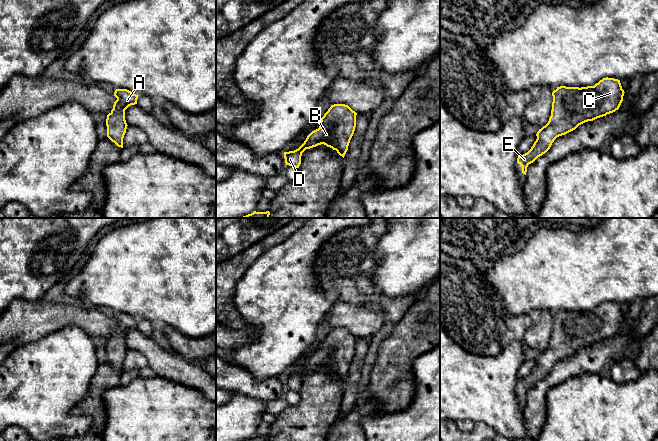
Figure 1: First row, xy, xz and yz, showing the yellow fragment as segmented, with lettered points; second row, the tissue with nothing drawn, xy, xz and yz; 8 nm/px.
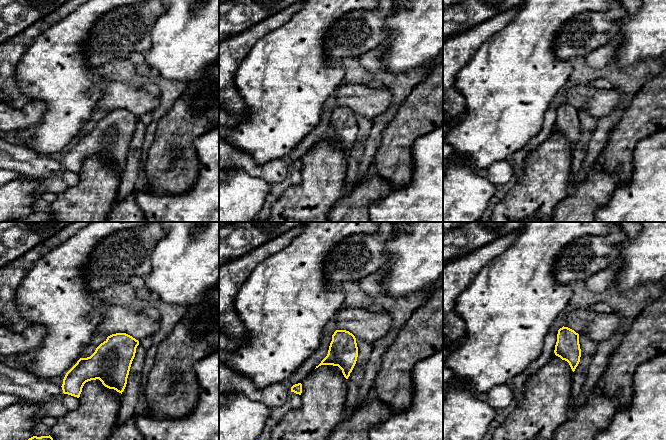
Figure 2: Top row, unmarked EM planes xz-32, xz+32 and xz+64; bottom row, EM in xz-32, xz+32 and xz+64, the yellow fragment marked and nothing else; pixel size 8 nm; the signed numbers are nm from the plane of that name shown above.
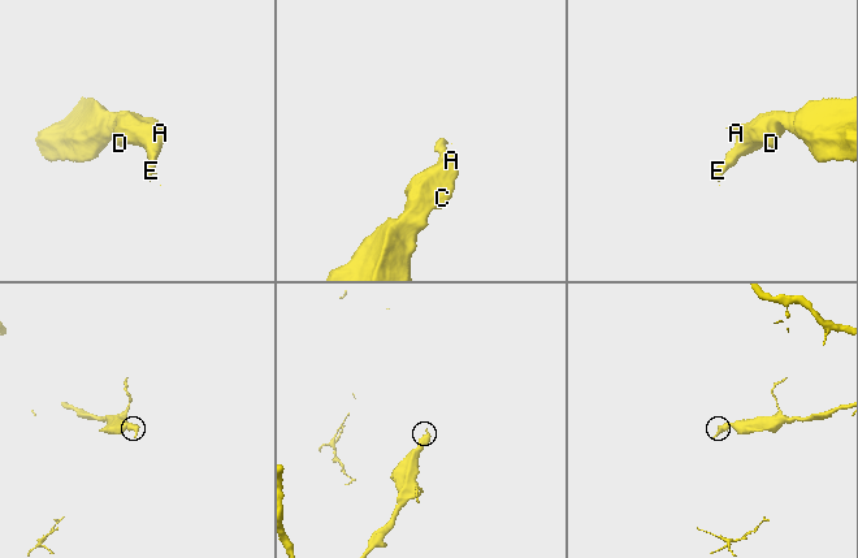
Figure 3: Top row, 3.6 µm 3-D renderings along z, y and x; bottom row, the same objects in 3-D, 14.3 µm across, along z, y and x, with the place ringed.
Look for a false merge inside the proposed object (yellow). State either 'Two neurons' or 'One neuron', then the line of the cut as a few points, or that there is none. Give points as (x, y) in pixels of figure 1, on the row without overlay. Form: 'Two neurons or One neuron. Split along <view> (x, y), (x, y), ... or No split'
One neuron. No split

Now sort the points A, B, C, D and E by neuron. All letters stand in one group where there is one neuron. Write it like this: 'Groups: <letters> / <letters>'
Groups: A B C D E

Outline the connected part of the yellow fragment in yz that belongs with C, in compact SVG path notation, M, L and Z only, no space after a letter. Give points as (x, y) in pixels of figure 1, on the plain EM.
M603 302L594 310L560 310L552 316L553 326L548 347L537 356L531 373L518 380L517 387L526 399L527 391L545 378L554 364L579 349L606 340L619 333L624 320L620 304Z

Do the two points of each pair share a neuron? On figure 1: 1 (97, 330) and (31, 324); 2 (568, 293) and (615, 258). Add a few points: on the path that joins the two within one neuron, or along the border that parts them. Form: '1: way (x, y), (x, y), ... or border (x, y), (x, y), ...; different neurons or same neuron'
1: way (81, 318), (47, 318); same neuron
2: way (580, 281), (596, 265), (603, 263); same neuron

